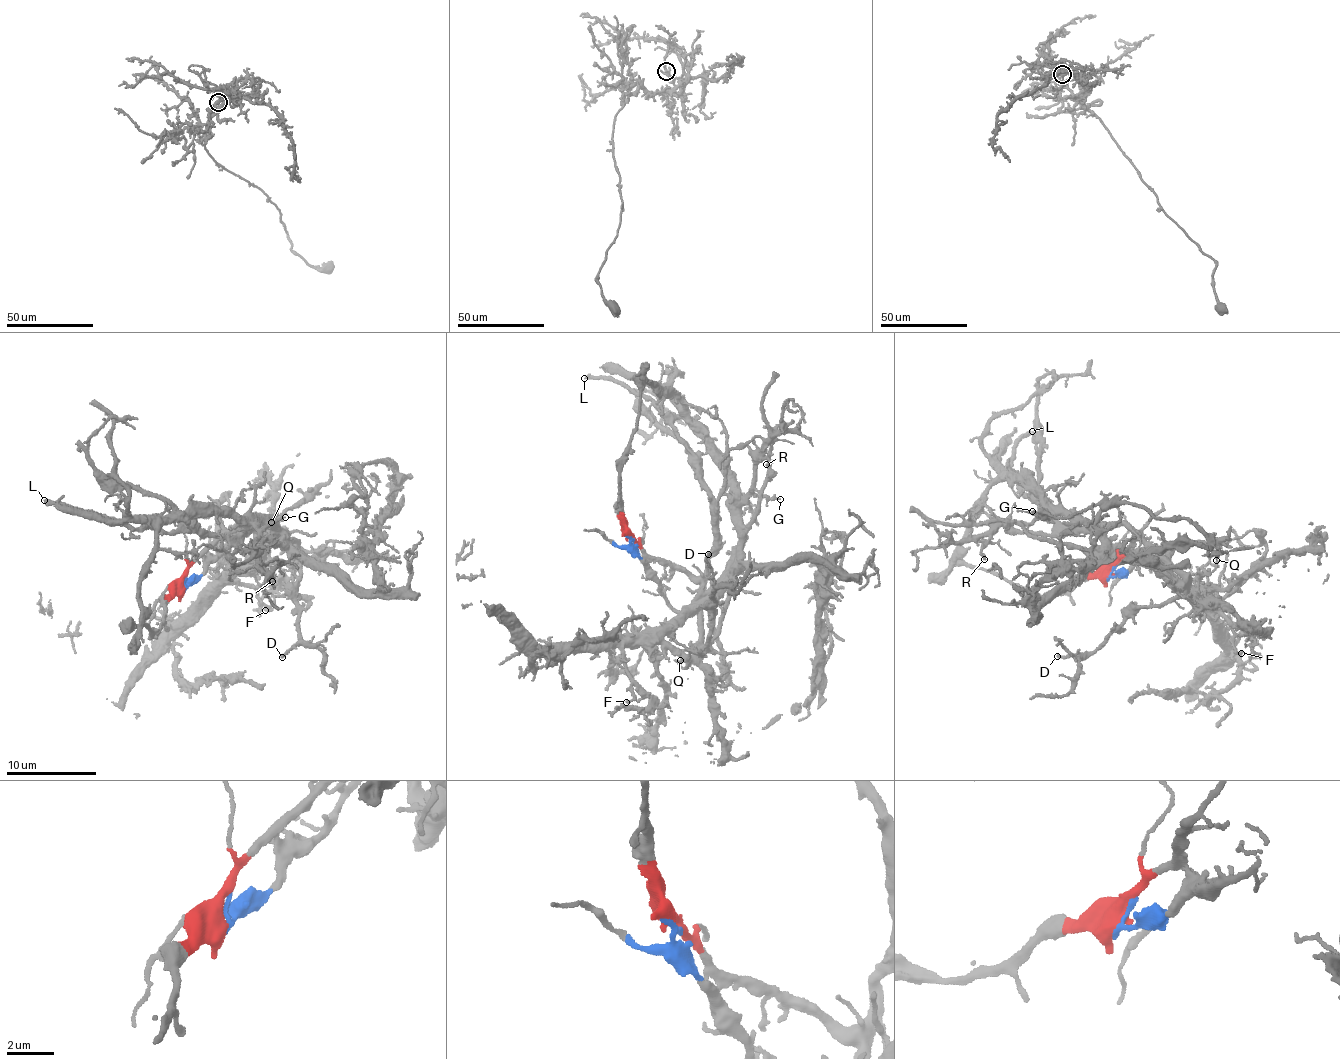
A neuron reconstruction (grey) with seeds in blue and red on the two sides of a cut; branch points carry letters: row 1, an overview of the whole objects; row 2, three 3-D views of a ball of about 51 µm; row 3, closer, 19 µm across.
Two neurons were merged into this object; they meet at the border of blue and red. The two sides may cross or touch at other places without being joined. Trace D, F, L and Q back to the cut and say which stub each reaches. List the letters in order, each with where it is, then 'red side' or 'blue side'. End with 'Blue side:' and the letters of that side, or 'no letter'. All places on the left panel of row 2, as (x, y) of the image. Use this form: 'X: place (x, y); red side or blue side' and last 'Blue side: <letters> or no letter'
D: place (282, 657); blue side
F: place (265, 610); blue side
L: place (44, 500); red side
Q: place (271, 522); blue side
Blue side: D, F, Q

